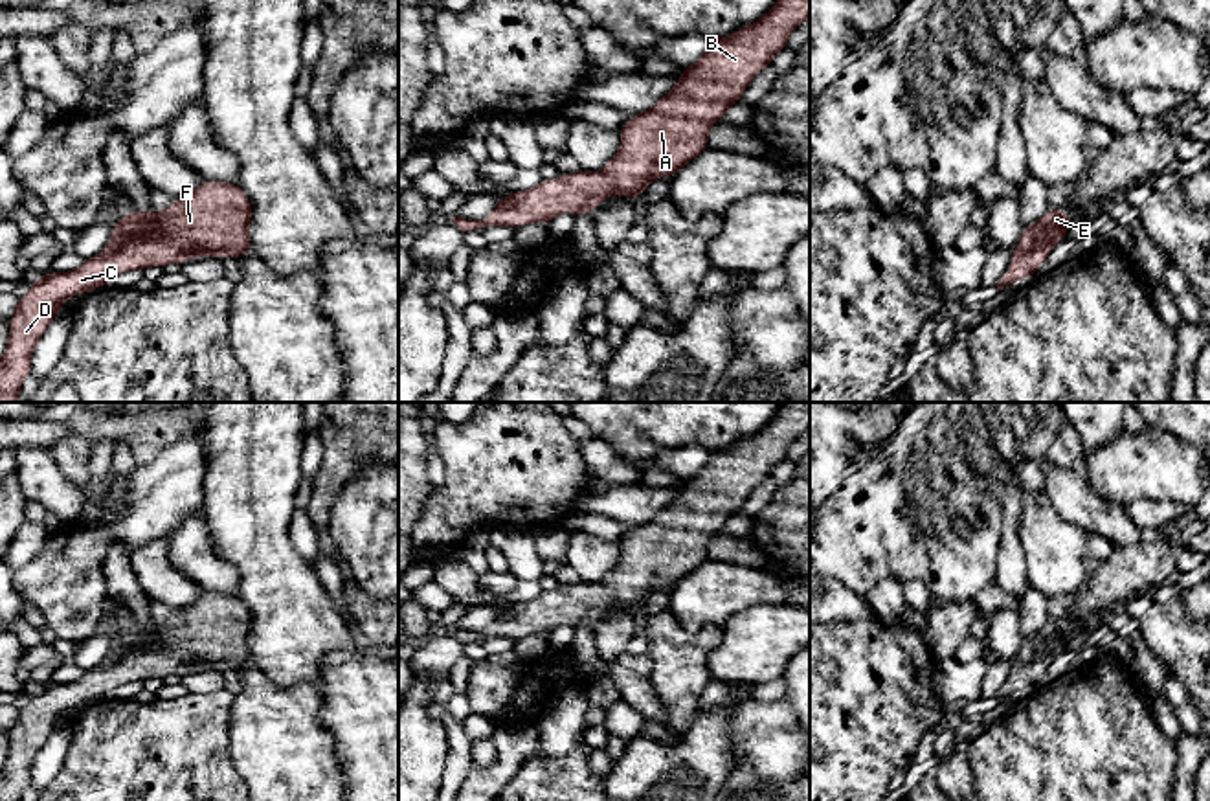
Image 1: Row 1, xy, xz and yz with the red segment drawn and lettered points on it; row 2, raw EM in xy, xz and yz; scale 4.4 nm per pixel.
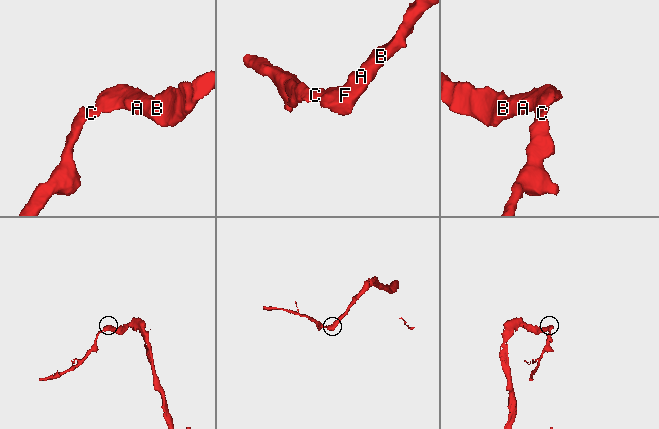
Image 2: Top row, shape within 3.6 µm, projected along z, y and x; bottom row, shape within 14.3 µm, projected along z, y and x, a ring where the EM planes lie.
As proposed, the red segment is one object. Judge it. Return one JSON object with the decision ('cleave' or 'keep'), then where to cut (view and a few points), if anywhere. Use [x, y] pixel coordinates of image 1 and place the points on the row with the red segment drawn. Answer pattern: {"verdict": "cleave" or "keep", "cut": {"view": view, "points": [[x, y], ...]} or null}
{"verdict": "keep", "cut": null}

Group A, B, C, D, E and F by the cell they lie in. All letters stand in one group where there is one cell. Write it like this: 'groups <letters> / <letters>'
groups A B C D E F

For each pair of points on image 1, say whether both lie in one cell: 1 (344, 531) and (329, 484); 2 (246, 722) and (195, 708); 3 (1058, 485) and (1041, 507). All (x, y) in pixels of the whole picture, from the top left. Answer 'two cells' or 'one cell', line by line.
1: two cells
2: two cells
3: two cells

